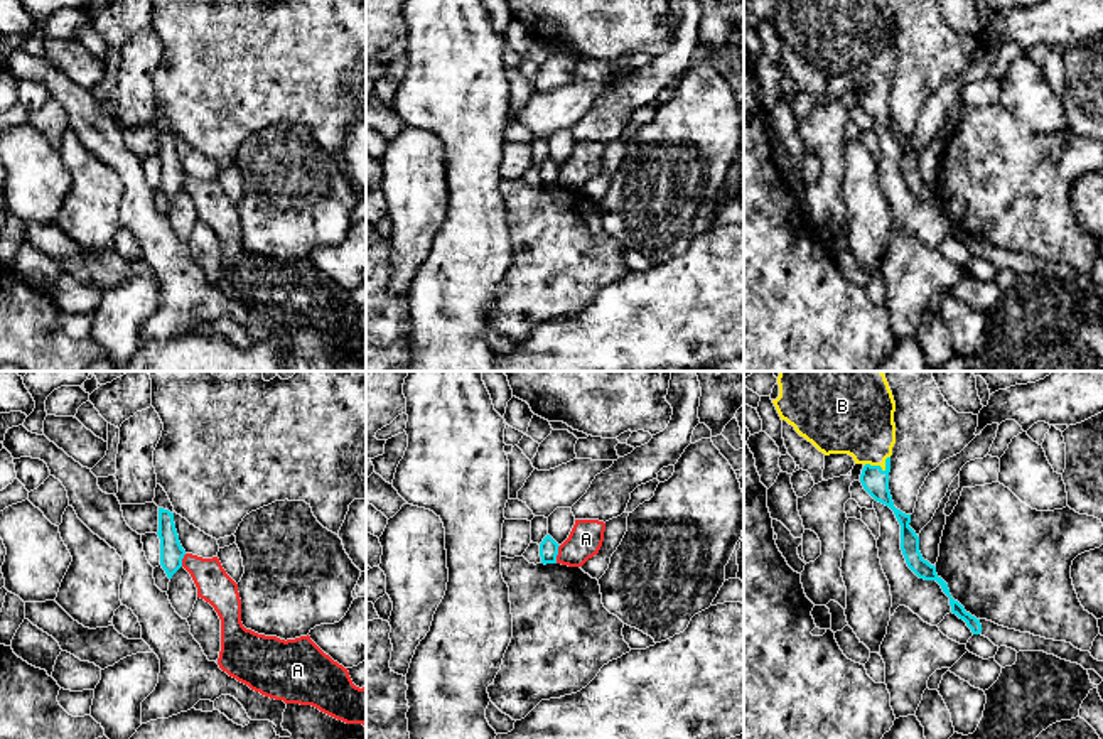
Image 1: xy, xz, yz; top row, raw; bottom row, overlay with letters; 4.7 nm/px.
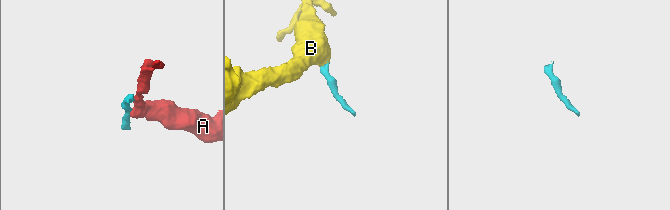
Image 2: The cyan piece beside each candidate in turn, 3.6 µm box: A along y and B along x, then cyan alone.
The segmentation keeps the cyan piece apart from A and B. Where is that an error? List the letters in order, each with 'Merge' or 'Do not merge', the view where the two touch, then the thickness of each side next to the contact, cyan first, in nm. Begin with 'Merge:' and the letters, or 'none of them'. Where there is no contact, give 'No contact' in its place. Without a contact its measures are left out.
Merge: B
A: Do not merge. Touches cyan in xz. Thickness 100 nm (cyan) against 160 nm
B: Merge. Touches cyan in yz. Thickness 130 nm (cyan) against 340 nm

